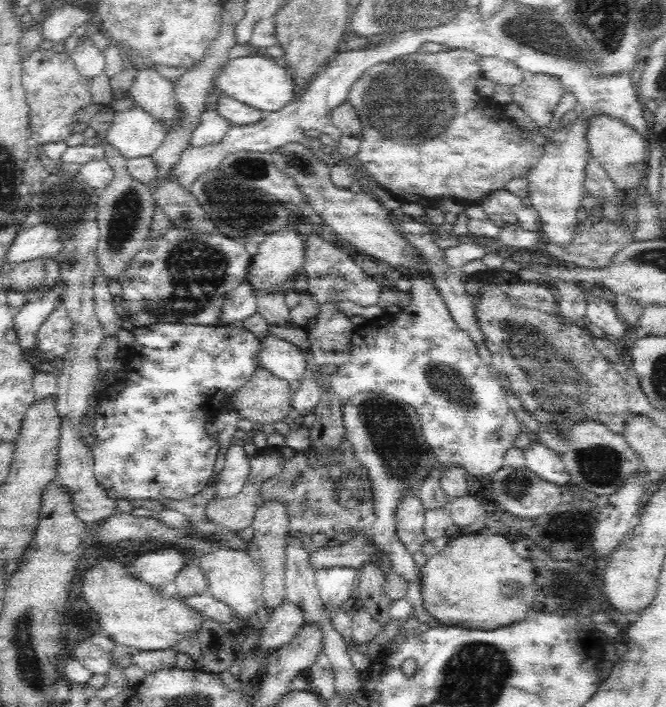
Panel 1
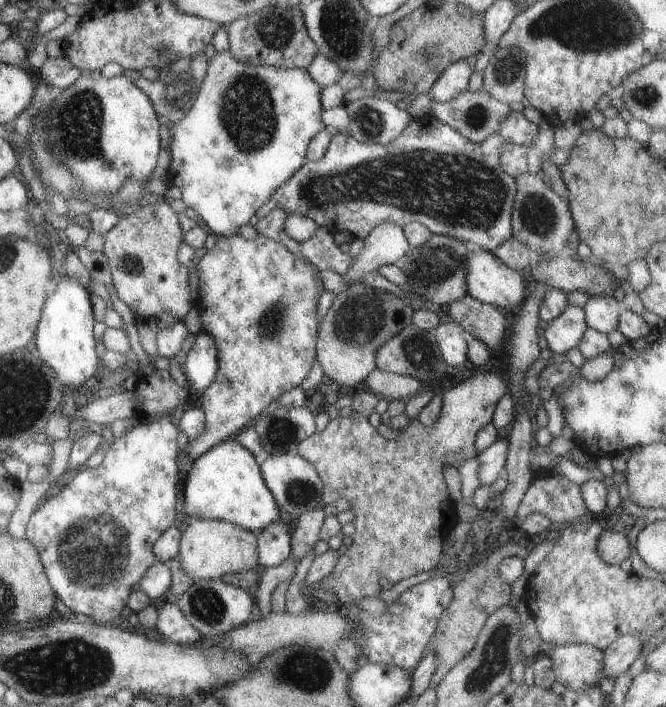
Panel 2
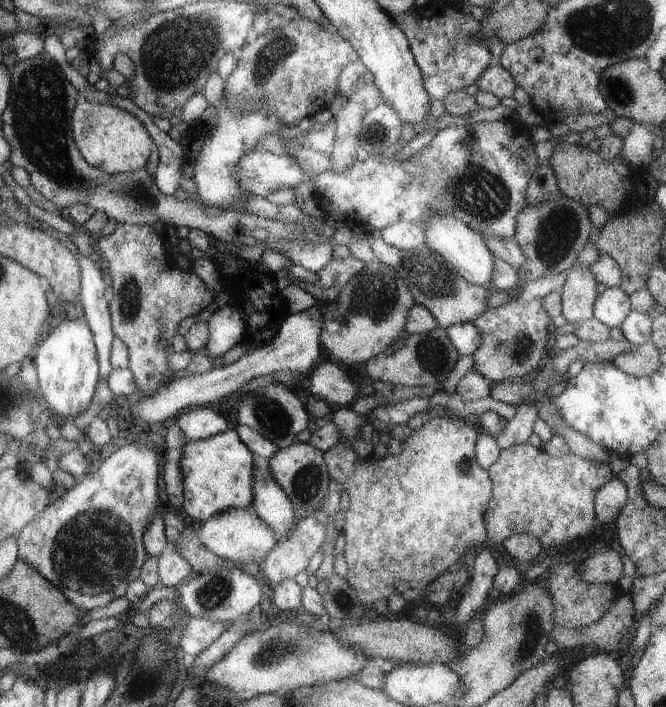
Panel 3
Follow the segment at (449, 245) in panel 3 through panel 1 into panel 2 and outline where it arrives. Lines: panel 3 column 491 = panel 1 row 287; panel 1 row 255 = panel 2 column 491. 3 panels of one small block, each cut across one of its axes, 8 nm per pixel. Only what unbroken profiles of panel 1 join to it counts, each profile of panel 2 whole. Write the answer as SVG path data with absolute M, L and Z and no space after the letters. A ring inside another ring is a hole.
M470 252L466 254L466 284L468 295L473 296L480 302L491 304L502 312L519 308L526 298L526 287L528 283L522 278L520 272L508 268L492 252Z

